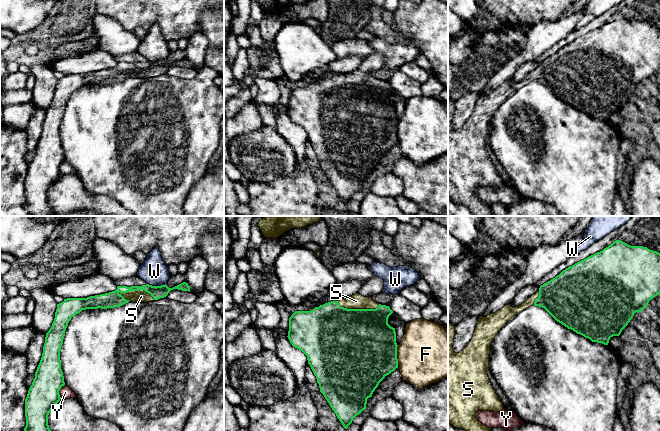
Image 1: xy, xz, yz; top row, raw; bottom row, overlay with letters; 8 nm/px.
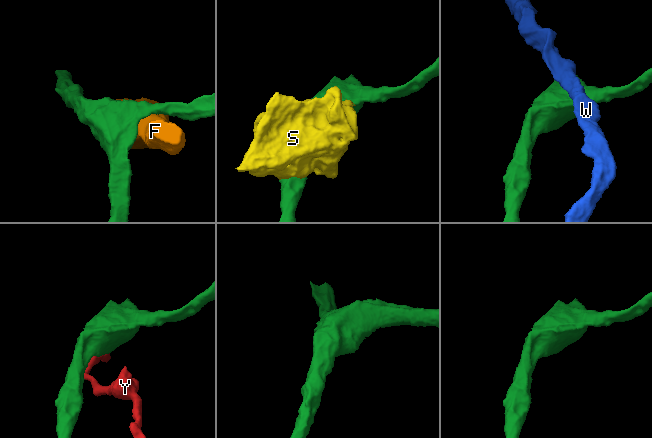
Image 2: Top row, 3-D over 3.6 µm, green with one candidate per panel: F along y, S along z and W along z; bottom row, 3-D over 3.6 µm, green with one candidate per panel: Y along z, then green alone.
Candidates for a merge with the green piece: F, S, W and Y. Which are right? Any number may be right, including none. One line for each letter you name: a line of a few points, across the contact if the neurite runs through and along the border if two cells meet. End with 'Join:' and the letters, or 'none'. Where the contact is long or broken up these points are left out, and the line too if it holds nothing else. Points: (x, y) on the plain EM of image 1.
S: xy (112, 75), (122, 69), (136, 66), (141, 72)
Join: S

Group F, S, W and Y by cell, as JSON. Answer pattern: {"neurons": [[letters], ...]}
{"neurons": [["F"], ["S"], ["W"], ["Y"]]}

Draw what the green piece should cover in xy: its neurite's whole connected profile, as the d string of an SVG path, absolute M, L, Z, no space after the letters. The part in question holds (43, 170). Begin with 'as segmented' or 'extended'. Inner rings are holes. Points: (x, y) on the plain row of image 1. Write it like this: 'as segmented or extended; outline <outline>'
extended; outline M186 58L173 64L169 64L166 60L117 62L115 67L109 69L87 74L67 74L57 80L54 97L46 109L43 129L35 148L35 154L25 175L26 202L24 207L32 216L53 216L53 210L48 201L48 191L60 177L59 167L65 161L60 127L71 94L86 85L120 83L129 77L152 78L166 73L173 65L190 68L190 62Z

